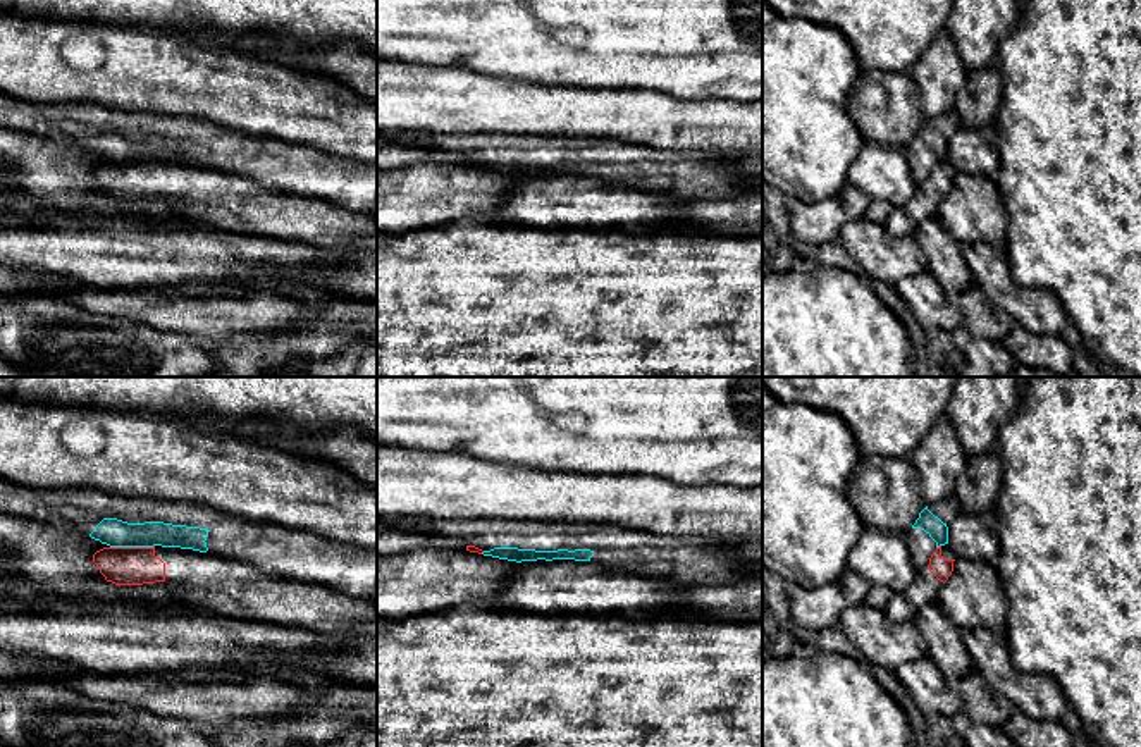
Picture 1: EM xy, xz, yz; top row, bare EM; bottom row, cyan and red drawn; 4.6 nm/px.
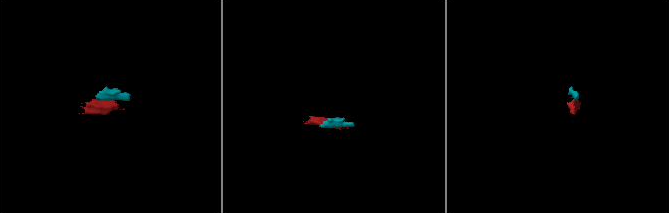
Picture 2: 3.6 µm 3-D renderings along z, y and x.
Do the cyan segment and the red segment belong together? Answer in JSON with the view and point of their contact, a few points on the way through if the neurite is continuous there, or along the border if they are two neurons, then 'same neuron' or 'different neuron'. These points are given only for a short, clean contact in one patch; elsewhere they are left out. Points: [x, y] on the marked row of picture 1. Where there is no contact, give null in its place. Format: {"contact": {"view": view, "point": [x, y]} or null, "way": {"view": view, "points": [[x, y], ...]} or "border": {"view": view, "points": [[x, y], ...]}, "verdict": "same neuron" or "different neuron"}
{"contact": {"view": "xy", "point": [131, 546]}, "border": {"view": "xy", "points": [[154, 544], [111, 548]]}, "verdict": "different neuron"}

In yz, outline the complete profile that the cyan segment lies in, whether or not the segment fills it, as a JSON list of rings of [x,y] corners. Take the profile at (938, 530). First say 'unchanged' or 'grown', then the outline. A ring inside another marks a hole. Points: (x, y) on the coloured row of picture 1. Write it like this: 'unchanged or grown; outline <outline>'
grown; outline [[[955,496],[926,506],[912,528],[904,535],[912,565],[921,570],[929,565],[931,554],[948,544],[948,525],[962,511]]]

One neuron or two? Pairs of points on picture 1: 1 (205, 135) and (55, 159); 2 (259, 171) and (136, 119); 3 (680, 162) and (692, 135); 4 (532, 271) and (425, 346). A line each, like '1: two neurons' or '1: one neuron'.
1: two neurons
2: one neuron
3: two neurons
4: one neuron

